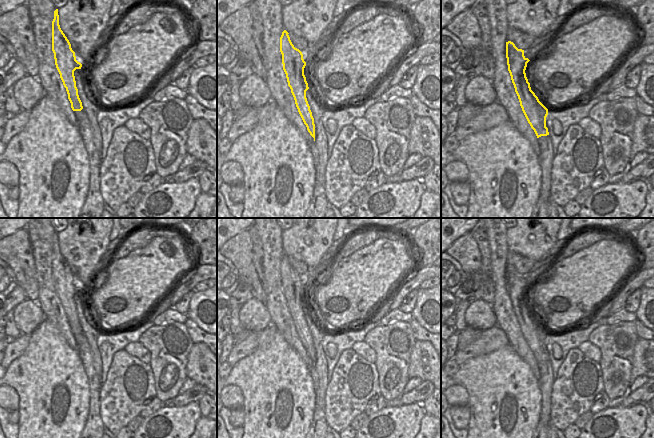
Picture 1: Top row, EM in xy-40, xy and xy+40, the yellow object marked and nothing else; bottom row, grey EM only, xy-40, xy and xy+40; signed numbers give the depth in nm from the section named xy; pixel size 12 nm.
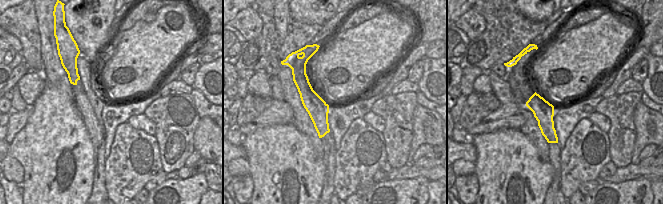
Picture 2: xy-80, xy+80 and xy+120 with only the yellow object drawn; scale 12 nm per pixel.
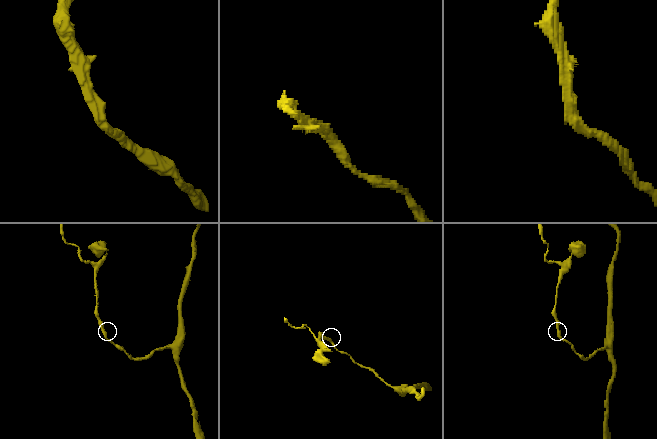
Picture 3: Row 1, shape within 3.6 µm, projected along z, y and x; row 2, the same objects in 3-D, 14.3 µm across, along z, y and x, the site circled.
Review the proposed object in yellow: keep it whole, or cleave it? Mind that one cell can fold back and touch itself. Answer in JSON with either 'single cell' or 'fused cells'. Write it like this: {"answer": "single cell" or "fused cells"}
{"answer": "single cell"}

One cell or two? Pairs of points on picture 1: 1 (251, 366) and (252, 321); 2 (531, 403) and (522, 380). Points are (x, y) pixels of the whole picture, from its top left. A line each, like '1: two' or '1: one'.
1: two
2: one

